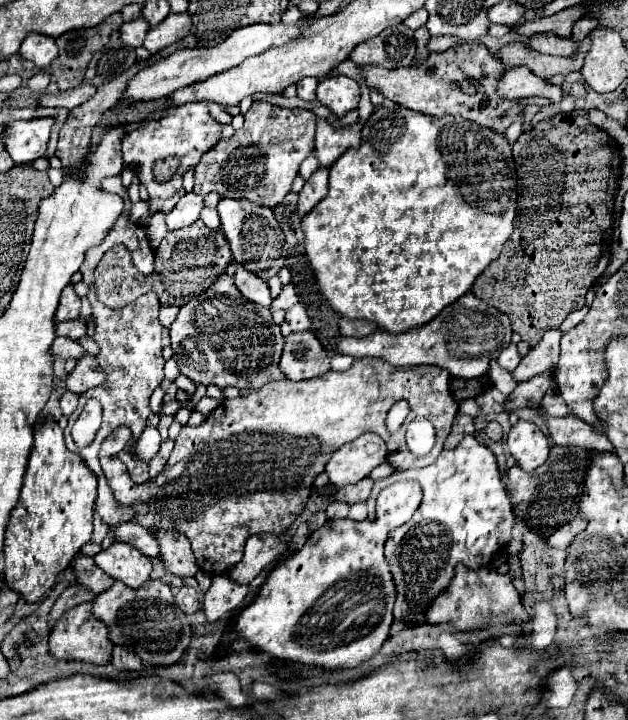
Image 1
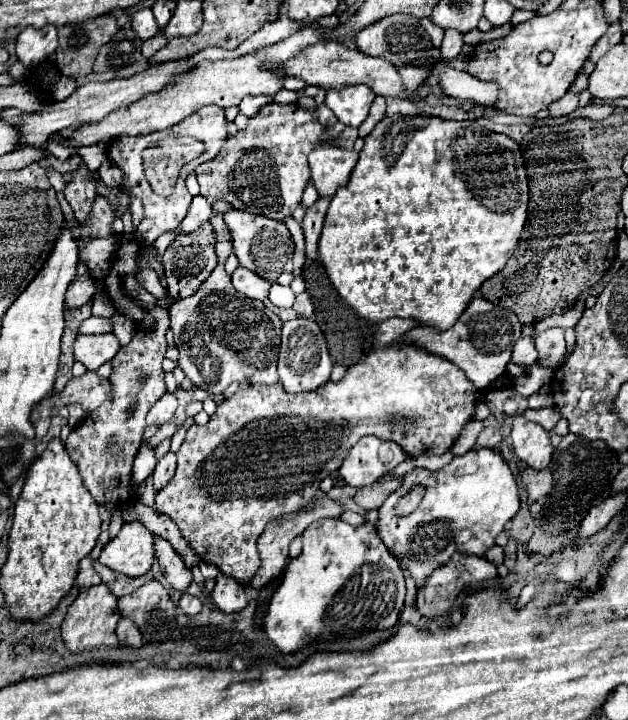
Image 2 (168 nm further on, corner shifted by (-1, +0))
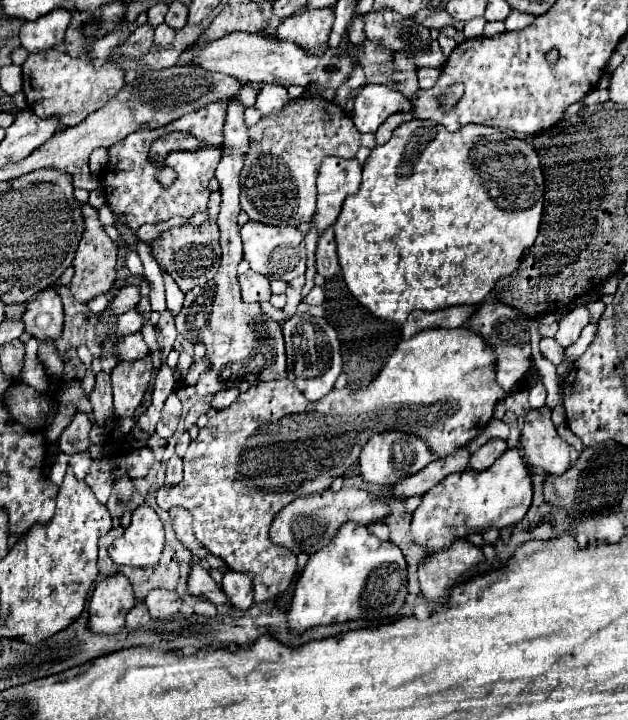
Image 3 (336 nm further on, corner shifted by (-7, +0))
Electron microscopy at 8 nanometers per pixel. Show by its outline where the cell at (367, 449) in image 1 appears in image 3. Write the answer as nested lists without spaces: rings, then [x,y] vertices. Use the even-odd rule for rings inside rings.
[[[386,431],[386,433],[372,435],[370,441],[364,445],[360,453],[360,473],[366,483],[392,485],[404,477],[410,477],[412,473],[422,471],[426,465],[430,465],[436,459],[438,455],[418,435],[402,433],[402,431]]]

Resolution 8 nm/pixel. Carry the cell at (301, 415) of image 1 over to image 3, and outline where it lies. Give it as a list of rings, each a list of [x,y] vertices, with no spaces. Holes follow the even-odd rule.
[[[466,327],[424,329],[410,339],[404,339],[374,383],[352,391],[350,397],[348,387],[344,387],[342,391],[332,389],[332,393],[312,403],[288,379],[256,385],[246,393],[240,393],[230,407],[218,411],[218,415],[208,419],[208,425],[200,429],[198,437],[190,443],[184,455],[184,479],[178,485],[160,487],[156,503],[166,511],[174,505],[188,509],[194,517],[196,539],[212,555],[226,561],[230,569],[236,569],[238,573],[252,573],[254,601],[264,603],[284,593],[298,571],[296,553],[270,539],[270,523],[274,515],[300,495],[328,489],[334,481],[334,473],[340,477],[350,467],[348,463],[358,461],[358,447],[368,439],[348,439],[348,415],[368,415],[374,433],[392,429],[416,433],[428,441],[436,455],[446,457],[458,447],[468,445],[484,431],[494,415],[496,403],[502,397],[506,397],[506,393],[496,383],[496,355],[484,337]]]

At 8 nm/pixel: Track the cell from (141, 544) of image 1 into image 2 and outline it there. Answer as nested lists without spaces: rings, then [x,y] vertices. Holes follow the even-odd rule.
[[[160,537],[154,539],[154,551],[156,551],[158,565],[160,565],[160,571],[164,573],[166,581],[174,589],[184,591],[192,583],[192,573],[190,573],[190,569],[184,567],[178,553],[172,549],[172,545],[166,539],[160,539]]]

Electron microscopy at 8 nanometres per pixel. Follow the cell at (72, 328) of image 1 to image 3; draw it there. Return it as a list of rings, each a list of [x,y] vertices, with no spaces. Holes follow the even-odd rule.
[[[130,309],[128,313],[120,315],[118,323],[116,323],[116,331],[122,333],[122,335],[142,331],[142,327],[144,327],[144,315],[140,311],[136,311],[136,309]]]

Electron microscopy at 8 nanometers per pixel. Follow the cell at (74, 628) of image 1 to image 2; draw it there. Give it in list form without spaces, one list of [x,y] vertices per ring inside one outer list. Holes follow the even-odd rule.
[[[96,585],[96,587],[90,587],[88,591],[82,591],[76,597],[76,601],[68,607],[68,613],[66,613],[62,627],[60,627],[64,647],[72,653],[80,653],[80,651],[94,649],[94,647],[118,645],[116,625],[118,625],[120,617],[118,617],[116,601],[118,599],[104,585]]]

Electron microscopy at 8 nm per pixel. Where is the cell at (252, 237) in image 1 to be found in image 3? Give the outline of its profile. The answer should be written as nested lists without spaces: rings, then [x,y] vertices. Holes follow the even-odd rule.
[[[248,221],[240,229],[242,243],[244,243],[244,259],[250,263],[250,269],[256,273],[268,277],[270,281],[282,279],[290,283],[292,279],[304,275],[306,269],[306,247],[304,247],[304,235],[292,227],[272,227],[272,225],[256,225],[254,221]]]

